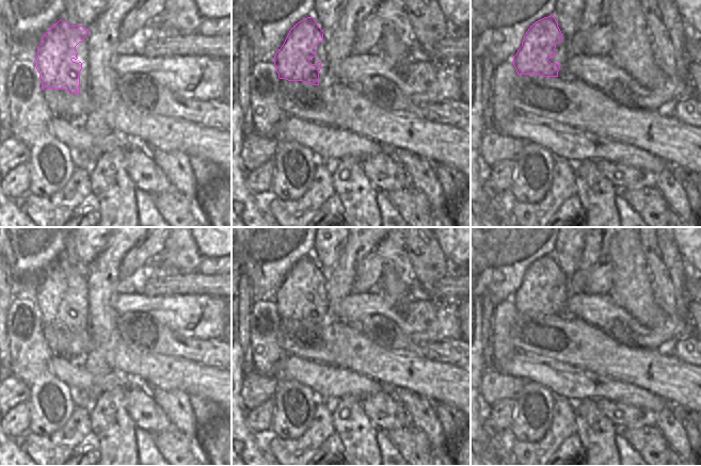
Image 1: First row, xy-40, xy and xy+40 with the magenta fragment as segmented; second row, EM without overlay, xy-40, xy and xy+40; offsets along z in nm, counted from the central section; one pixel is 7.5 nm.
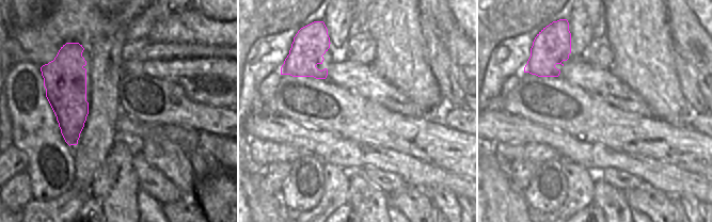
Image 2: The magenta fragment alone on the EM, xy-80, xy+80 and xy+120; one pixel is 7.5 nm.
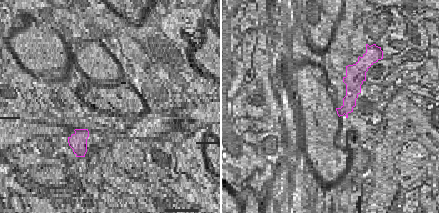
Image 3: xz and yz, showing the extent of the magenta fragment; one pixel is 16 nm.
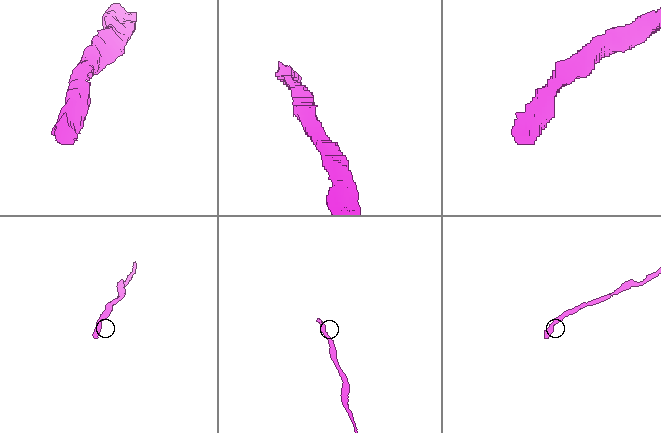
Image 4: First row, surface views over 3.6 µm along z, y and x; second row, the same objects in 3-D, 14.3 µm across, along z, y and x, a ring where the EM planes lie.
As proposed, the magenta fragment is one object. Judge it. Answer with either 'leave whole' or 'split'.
split

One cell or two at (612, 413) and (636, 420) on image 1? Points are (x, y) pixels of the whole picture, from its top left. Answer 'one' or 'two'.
one

